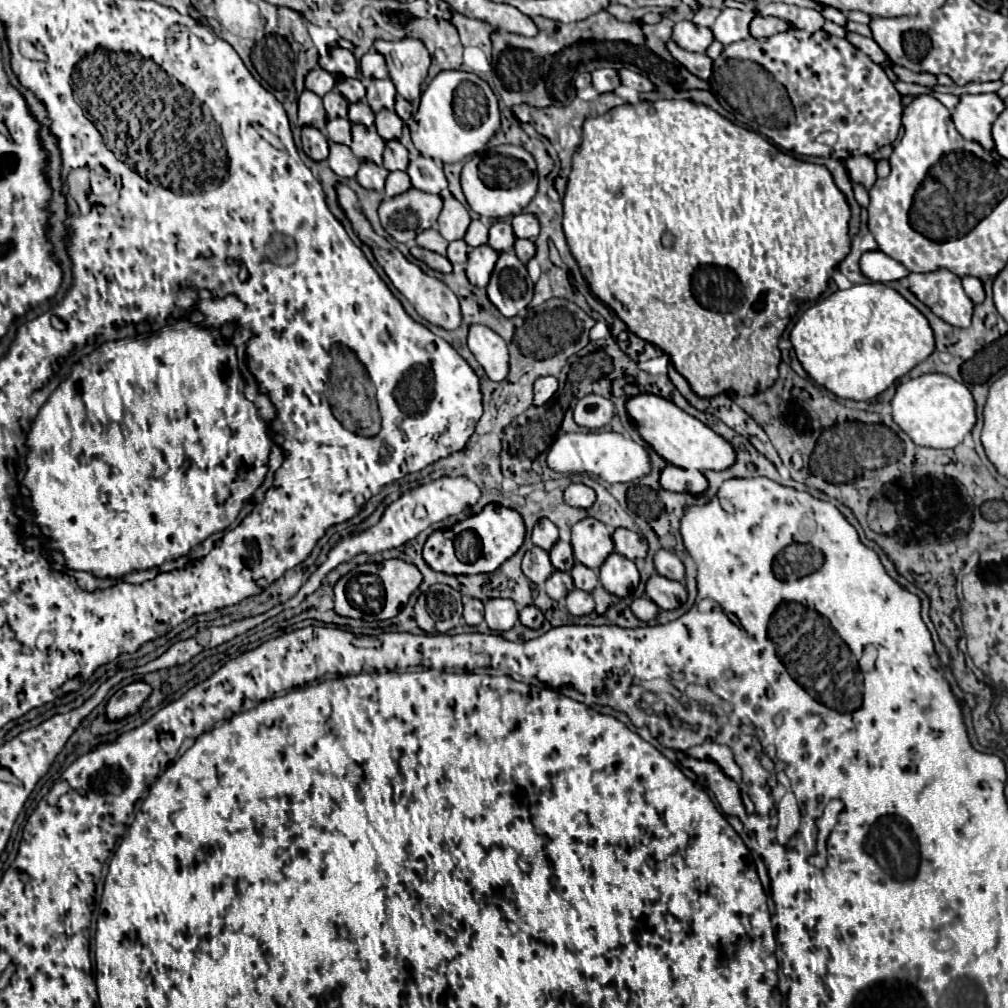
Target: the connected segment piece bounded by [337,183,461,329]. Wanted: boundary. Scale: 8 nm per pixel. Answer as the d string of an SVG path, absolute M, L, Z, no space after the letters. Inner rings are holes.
M339 183L339 185L337 185L337 195L339 195L339 205L345 209L349 221L351 221L355 233L357 233L357 237L359 237L363 243L367 243L367 245L371 247L371 251L373 251L377 263L383 267L383 271L387 273L387 277L391 279L391 283L393 283L393 285L407 297L407 301L415 307L415 311L417 311L423 319L427 319L429 323L433 323L433 325L437 325L437 327L443 327L443 329L457 329L457 327L461 325L461 309L459 309L459 299L455 297L455 293L453 293L443 281L439 281L437 277L429 277L429 275L423 273L415 263L407 261L407 259L403 257L403 253L397 251L395 247L391 247L391 243L389 243L385 237L379 237L379 235L371 229L369 221L355 209L357 195L355 195L347 185Z

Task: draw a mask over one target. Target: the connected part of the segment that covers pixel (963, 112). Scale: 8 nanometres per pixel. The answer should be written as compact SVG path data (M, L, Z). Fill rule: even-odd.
M997 93L959 95L959 105L953 111L953 123L965 139L981 143L987 151L993 149L991 125L1005 109L1005 101Z

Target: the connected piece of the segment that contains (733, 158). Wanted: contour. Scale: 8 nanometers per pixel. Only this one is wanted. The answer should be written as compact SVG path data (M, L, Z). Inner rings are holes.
M641 101L637 105L621 105L605 115L591 117L583 123L583 143L573 155L573 169L567 181L567 191L563 197L563 231L569 249L589 283L591 291L609 305L619 319L641 339L657 345L669 357L673 367L689 381L691 389L699 397L715 397L733 389L737 395L751 395L771 387L777 379L777 367L781 353L777 347L791 317L795 317L799 303L815 301L825 289L835 271L835 267L851 251L849 219L851 209L845 193L835 185L829 169L823 165L807 163L795 159L771 141L755 131L747 131L729 119L721 117L707 105L693 101ZM671 233L673 245L663 245L663 235Z

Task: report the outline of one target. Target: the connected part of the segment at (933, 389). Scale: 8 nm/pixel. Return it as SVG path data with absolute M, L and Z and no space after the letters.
M929 373L901 383L891 401L891 407L895 423L911 437L915 445L921 447L953 449L963 443L963 437L971 433L977 423L975 399L969 387L943 373Z

